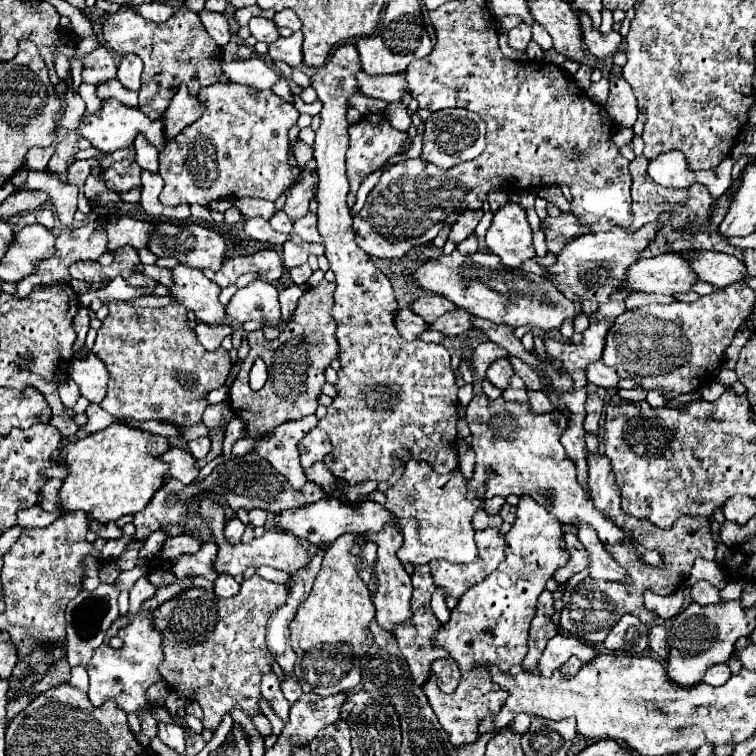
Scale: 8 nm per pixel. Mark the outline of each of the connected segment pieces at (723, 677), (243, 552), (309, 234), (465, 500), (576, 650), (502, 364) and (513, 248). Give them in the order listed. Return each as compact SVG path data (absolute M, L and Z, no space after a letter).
M727 664L711 666L711 668L705 672L705 682L711 684L711 686L723 686L729 678L731 678L731 670L729 670Z
M199 496L199 500L197 500L197 504L199 504L199 516L207 522L207 526L209 526L209 534L211 534L211 538L213 538L213 542L217 544L217 558L215 558L215 562L213 562L213 570L215 572L227 572L227 574L231 574L231 576L237 576L237 574L241 574L241 572L245 572L247 568L257 568L257 566L271 566L271 568L277 568L277 570L283 570L283 572L287 572L287 574L295 574L299 568L303 568L307 562L311 562L311 558L323 548L327 548L325 544L321 546L321 544L309 544L309 542L305 542L305 540L301 540L301 538L297 538L297 536L293 536L293 534L281 534L281 532L273 532L273 530L267 530L261 538L257 538L257 540L253 540L253 542L249 542L249 544L243 544L243 542L239 542L239 544L229 544L225 538L223 538L223 514L213 514L213 510L223 510L223 506L219 504L219 502L215 502L215 500L211 500L211 498L207 498L207 496Z
M309 212L301 220L297 220L293 226L295 226L293 232L299 234L303 240L307 240L307 242L321 242L321 234L317 232L317 216L313 212Z
M409 458L405 462L403 476L389 486L387 500L383 504L397 522L399 532L403 534L403 546L399 548L399 560L403 564L429 564L437 558L449 562L475 562L475 530L471 520L477 510L483 508L481 500L467 496L467 482L461 472L437 474L429 464Z
M557 634L551 642L547 642L537 666L539 666L541 676L549 678L553 674L553 670L561 668L561 664L565 664L571 656L577 656L581 662L591 662L597 656L597 652L599 652L599 648L585 646L573 636Z
M507 358L497 360L497 362L493 362L493 366L487 368L487 380L489 380L493 386L501 388L501 390L505 390L505 388L509 386L511 376L513 376L513 368L511 368L511 364L509 364Z
M507 202L495 212L485 242L487 248L509 268L519 268L525 260L535 256L525 210L515 202Z

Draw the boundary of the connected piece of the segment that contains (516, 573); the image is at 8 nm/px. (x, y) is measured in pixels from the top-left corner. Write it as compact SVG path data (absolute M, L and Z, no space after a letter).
M523 494L517 504L517 520L511 526L509 534L505 536L505 560L489 578L485 578L485 582L473 586L459 598L459 606L451 612L451 620L435 634L435 646L445 648L451 654L451 658L459 662L461 680L453 694L445 694L439 690L435 676L429 676L429 680L423 684L423 692L429 698L429 704L433 712L437 714L439 724L443 726L445 732L449 732L453 746L475 742L479 738L479 732L477 732L479 720L489 714L497 714L497 710L501 710L501 706L505 704L507 694L497 684L491 682L485 662L497 664L505 673L508 673L512 666L521 664L528 651L527 632L537 612L537 598L545 590L547 580L553 578L553 574L559 568L563 568L567 562L569 562L569 552L563 542L561 522L547 510L547 496L533 498L533 496Z

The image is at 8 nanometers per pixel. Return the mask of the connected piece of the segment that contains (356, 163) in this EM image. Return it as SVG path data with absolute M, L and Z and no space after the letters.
M377 112L377 114L365 114L357 124L349 126L349 138L351 138L351 144L349 144L349 150L347 150L347 176L349 176L349 186L351 186L349 206L353 206L357 190L361 186L361 182L365 180L365 176L381 170L391 156L405 152L405 144L407 144L409 134L401 132L401 130L395 130L389 124L387 116Z

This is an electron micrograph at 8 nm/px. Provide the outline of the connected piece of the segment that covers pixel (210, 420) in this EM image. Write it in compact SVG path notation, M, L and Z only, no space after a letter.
M221 402L221 404L213 404L207 406L205 414L203 414L203 424L209 430L209 438L211 438L211 452L207 454L207 458L199 459L196 462L198 469L202 469L213 458L217 458L217 454L223 450L223 436L225 436L225 426L233 420L233 412L231 408Z

